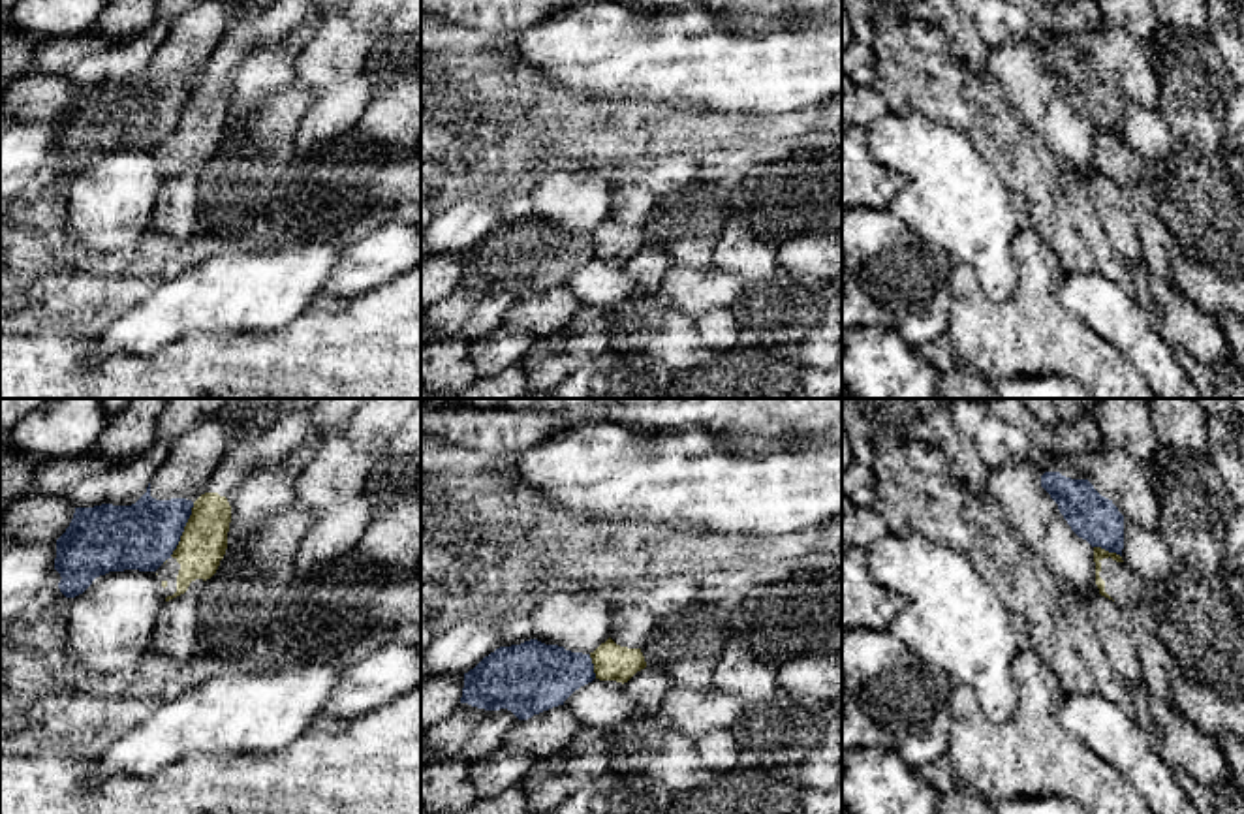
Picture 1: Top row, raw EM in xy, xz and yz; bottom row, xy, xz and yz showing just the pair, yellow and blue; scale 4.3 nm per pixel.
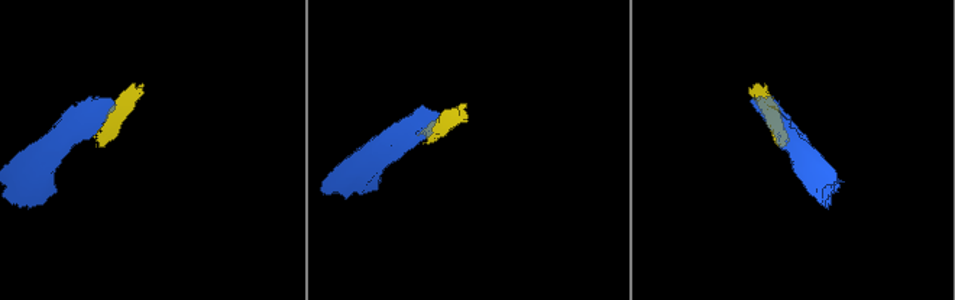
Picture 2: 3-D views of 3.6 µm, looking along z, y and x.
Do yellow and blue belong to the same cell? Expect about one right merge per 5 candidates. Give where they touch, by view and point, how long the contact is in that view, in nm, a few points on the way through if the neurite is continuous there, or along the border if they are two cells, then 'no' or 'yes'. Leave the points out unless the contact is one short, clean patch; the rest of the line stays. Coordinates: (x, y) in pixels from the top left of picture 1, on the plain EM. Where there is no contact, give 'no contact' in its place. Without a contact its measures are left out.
meets yellow in xy at (185, 108); contact 260 nm long; no

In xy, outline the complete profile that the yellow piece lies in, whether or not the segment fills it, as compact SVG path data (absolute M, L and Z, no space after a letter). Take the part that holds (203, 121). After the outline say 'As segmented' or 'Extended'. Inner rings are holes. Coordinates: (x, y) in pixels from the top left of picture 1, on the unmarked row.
M218 71L201 73L192 86L173 133L156 149L165 180L184 173L192 160L210 158L227 128L231 85Z. Extended

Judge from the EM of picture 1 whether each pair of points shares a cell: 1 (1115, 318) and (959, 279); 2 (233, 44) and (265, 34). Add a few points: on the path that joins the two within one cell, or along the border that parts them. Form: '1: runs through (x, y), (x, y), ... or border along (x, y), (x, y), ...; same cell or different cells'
1: border along (1064, 277), (1060, 301), (1096, 335); different cells
2: runs through (241, 40), (247, 34), (258, 34); same cell

